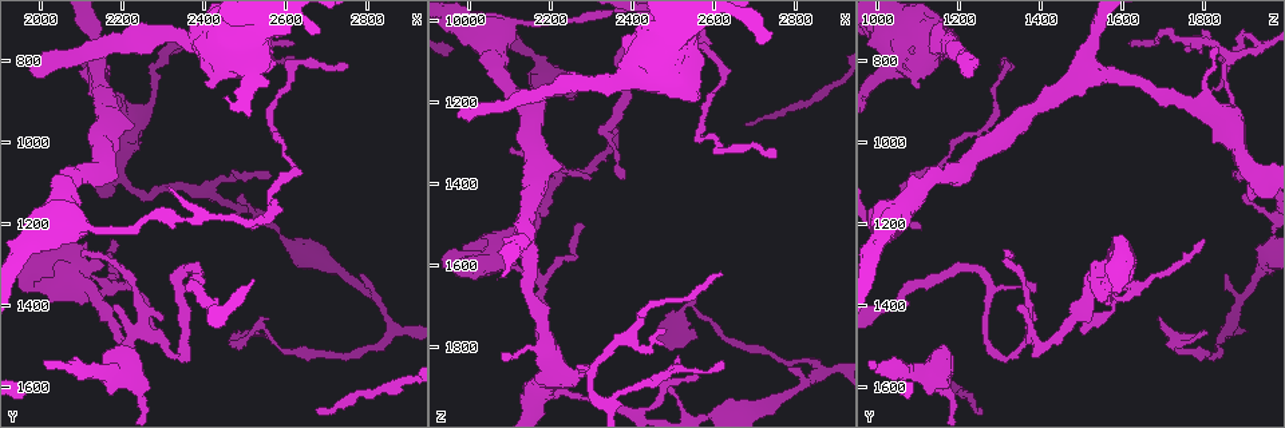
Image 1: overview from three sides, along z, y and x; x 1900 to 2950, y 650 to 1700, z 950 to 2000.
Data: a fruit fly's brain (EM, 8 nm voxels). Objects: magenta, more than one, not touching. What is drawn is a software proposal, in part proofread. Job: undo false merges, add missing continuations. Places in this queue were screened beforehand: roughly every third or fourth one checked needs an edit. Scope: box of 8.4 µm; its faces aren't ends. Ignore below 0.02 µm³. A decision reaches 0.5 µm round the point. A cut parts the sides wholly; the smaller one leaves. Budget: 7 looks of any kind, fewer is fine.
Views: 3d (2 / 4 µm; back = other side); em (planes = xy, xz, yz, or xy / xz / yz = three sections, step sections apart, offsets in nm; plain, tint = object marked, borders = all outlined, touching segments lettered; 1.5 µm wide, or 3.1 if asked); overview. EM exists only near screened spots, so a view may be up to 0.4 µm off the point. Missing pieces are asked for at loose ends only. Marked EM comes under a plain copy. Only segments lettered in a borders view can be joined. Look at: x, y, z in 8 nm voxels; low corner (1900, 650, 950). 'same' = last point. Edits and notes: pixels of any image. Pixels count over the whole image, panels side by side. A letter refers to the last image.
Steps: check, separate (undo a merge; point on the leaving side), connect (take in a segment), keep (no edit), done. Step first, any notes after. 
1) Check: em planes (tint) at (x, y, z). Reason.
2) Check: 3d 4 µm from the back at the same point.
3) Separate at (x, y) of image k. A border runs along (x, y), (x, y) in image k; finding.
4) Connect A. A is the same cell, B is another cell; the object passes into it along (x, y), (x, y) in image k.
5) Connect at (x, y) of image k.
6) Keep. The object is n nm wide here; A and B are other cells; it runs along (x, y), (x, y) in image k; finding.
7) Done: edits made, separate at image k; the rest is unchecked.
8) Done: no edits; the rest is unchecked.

Check: em planes (borders) at (2515, 870, 1820). An open end.

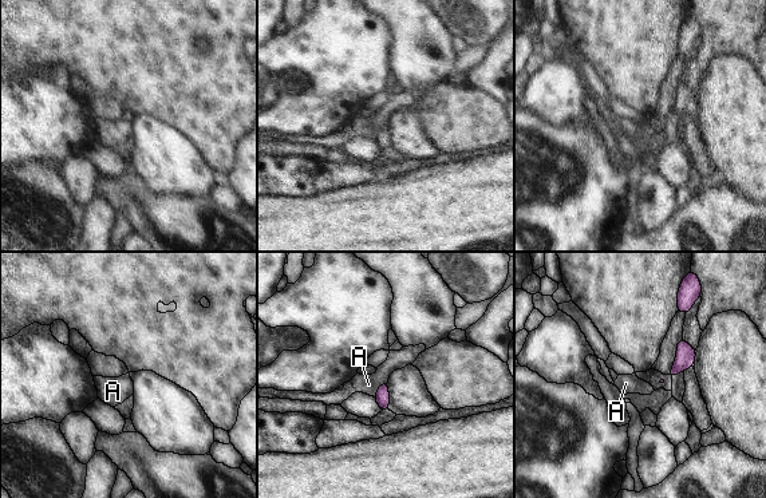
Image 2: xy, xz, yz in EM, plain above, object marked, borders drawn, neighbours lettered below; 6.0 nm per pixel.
Keep. A is another cell; a border runs along (387, 380), (374, 396) in image 2; none of them fits.

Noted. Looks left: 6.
Check: em planes (borders) at (2750, 810, 1325). Tapers out.

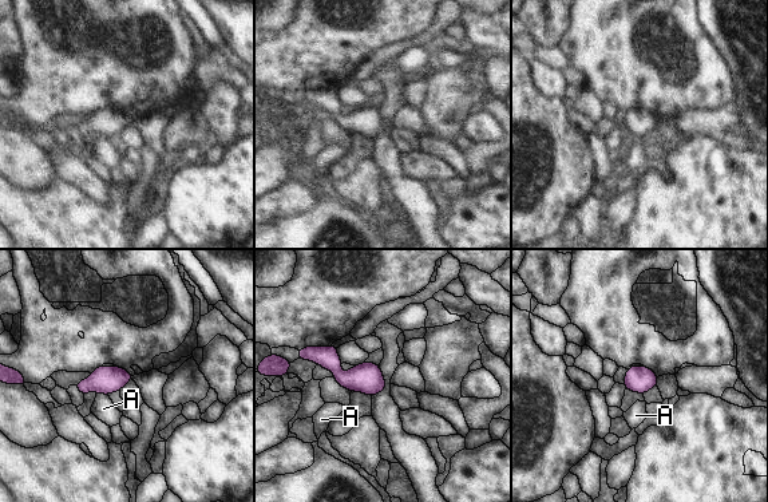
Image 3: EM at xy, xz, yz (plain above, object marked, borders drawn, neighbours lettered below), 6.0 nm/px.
Keep. The object is 160 nm wide here; A is another cell; a border runs along (97, 392), (107, 395) in image 3; none of them fits.

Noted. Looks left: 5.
Check: em planes (tint) at (2340, 1330, 1265). Sharp bend.

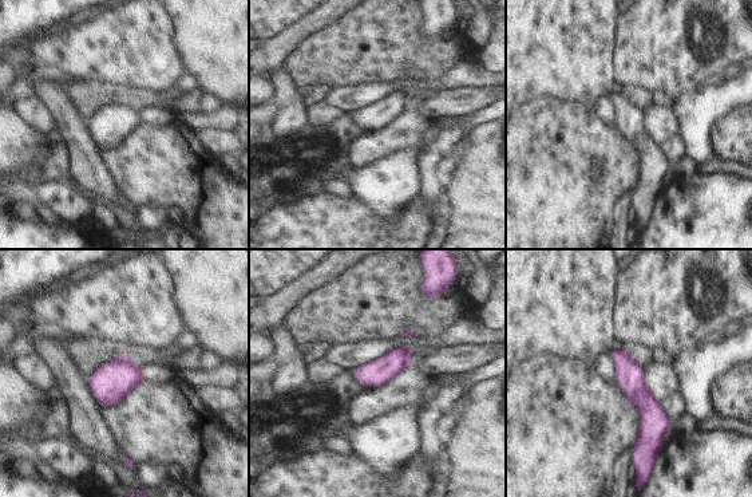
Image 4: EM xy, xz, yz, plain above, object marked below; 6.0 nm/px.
Check: em planes (borders) at the same point. See the neighbours.

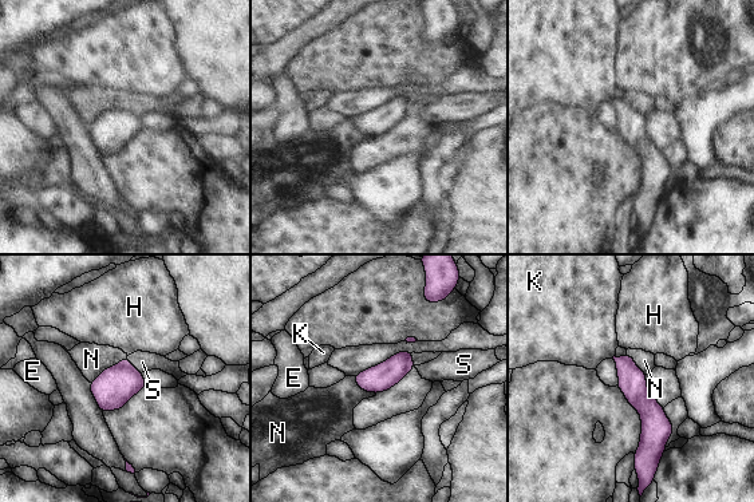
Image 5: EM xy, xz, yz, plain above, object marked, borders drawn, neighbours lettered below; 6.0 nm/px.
Keep. The longest contact is with N, 280 nm; E, H, K, N and S are other cells; it runs along (626, 359), (650, 410), (643, 471) in image 5; continuous, no second cell.

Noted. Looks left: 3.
Done: no edits; the rest is unchecked.

